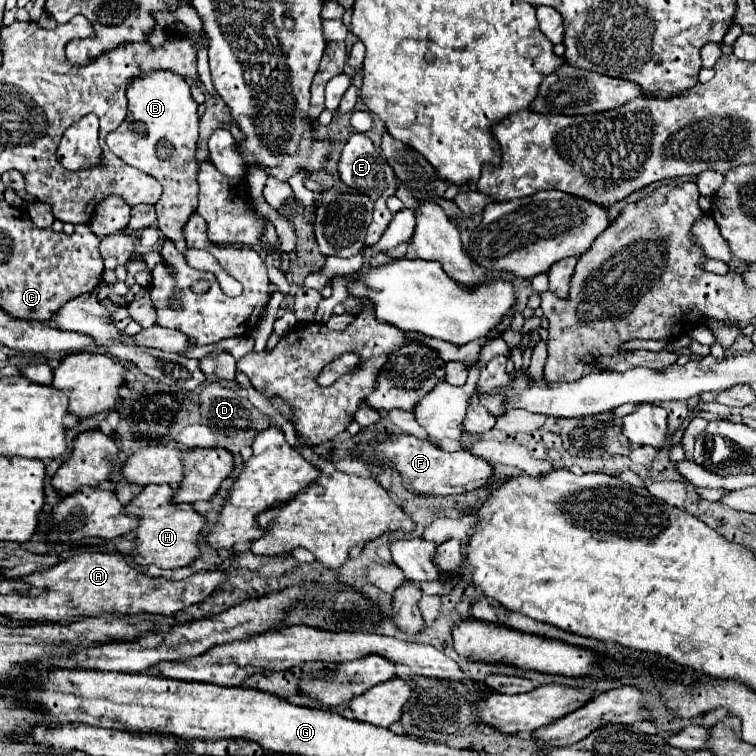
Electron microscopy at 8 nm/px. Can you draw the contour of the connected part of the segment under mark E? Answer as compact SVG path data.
M358 132L350 134L342 150L338 174L346 186L360 190L360 194L368 194L372 200L394 196L398 188L392 168L378 154L370 138Z

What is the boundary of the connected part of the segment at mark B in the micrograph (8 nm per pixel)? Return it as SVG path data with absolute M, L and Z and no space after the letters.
M156 70L152 74L142 74L140 78L134 78L128 84L126 98L128 98L126 120L122 122L120 128L108 134L106 144L126 164L154 176L164 186L164 192L156 204L160 232L164 234L164 238L172 240L180 250L184 250L184 226L198 206L198 182L196 182L198 164L194 160L198 140L198 118L196 118L196 102L190 94L190 84L186 82L186 78L172 74L170 70Z

